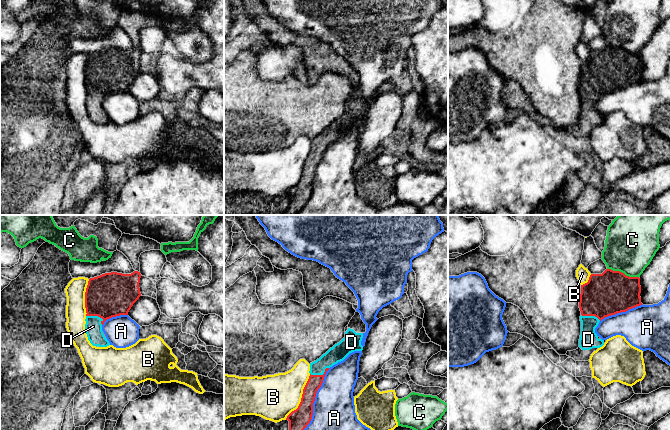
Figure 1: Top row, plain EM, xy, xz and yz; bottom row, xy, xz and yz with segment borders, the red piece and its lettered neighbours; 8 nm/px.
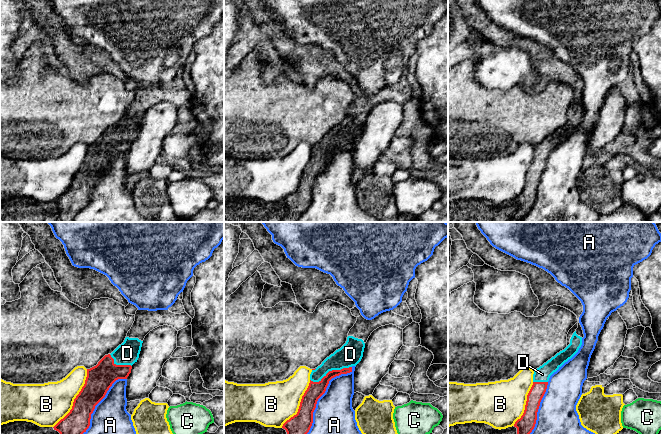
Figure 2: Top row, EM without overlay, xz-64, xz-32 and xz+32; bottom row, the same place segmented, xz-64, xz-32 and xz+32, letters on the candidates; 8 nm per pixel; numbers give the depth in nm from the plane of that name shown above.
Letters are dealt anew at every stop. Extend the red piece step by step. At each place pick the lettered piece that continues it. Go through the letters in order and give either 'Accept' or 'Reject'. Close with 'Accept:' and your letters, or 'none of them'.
A: Reject
B: Reject
C: Reject
D: Accept
Accept: D

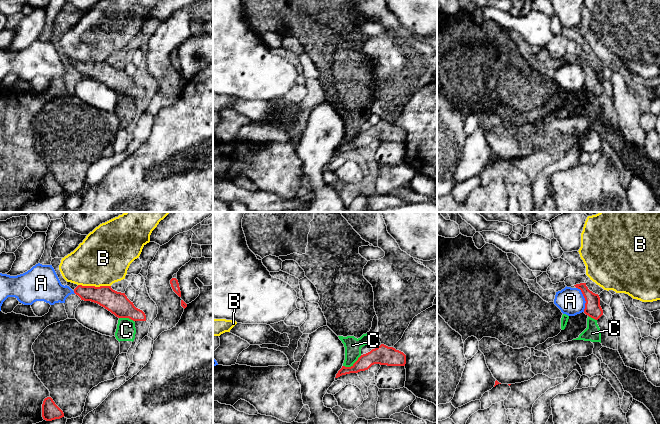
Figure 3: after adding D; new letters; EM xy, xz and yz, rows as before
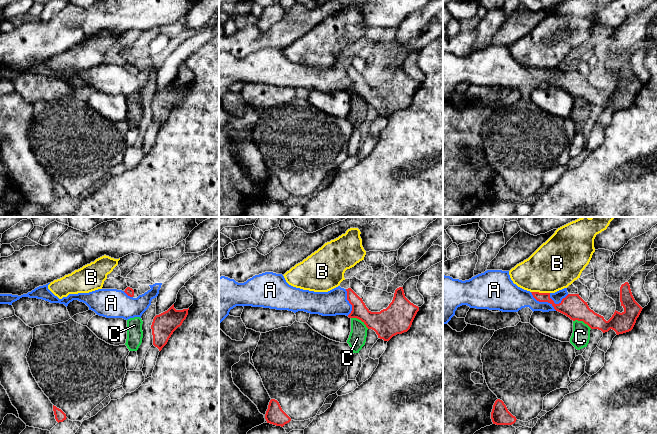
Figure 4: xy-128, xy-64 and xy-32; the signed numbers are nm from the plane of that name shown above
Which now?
A: Reject
B: Reject
C: Reject
Accept: none of them

